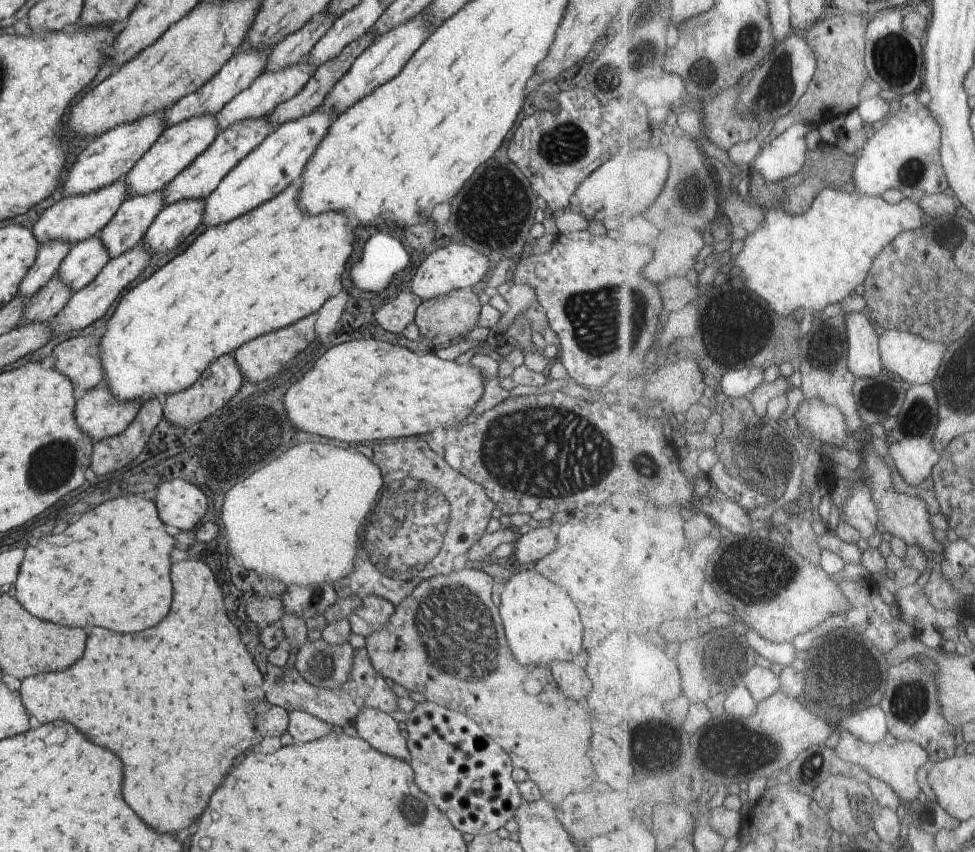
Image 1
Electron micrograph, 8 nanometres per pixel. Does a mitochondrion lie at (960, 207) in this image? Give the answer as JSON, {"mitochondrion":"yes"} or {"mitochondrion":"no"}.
{"mitochondrion":"no"}

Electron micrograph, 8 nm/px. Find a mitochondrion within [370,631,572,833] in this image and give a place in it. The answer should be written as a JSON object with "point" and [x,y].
{"point":[410,806]}

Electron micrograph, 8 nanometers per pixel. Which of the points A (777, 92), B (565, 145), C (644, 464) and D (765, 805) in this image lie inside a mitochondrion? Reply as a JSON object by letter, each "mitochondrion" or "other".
{"A":"mitochondrion","B":"mitochondrion","C":"mitochondrion","D":"other"}

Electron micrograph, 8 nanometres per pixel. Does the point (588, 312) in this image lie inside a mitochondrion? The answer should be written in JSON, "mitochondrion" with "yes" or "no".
{"mitochondrion":"yes"}

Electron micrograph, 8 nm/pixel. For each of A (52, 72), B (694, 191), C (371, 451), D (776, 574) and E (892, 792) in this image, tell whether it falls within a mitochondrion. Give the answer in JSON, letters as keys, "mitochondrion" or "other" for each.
{"A":"other","B":"mitochondrion","C":"other","D":"mitochondrion","E":"other"}

